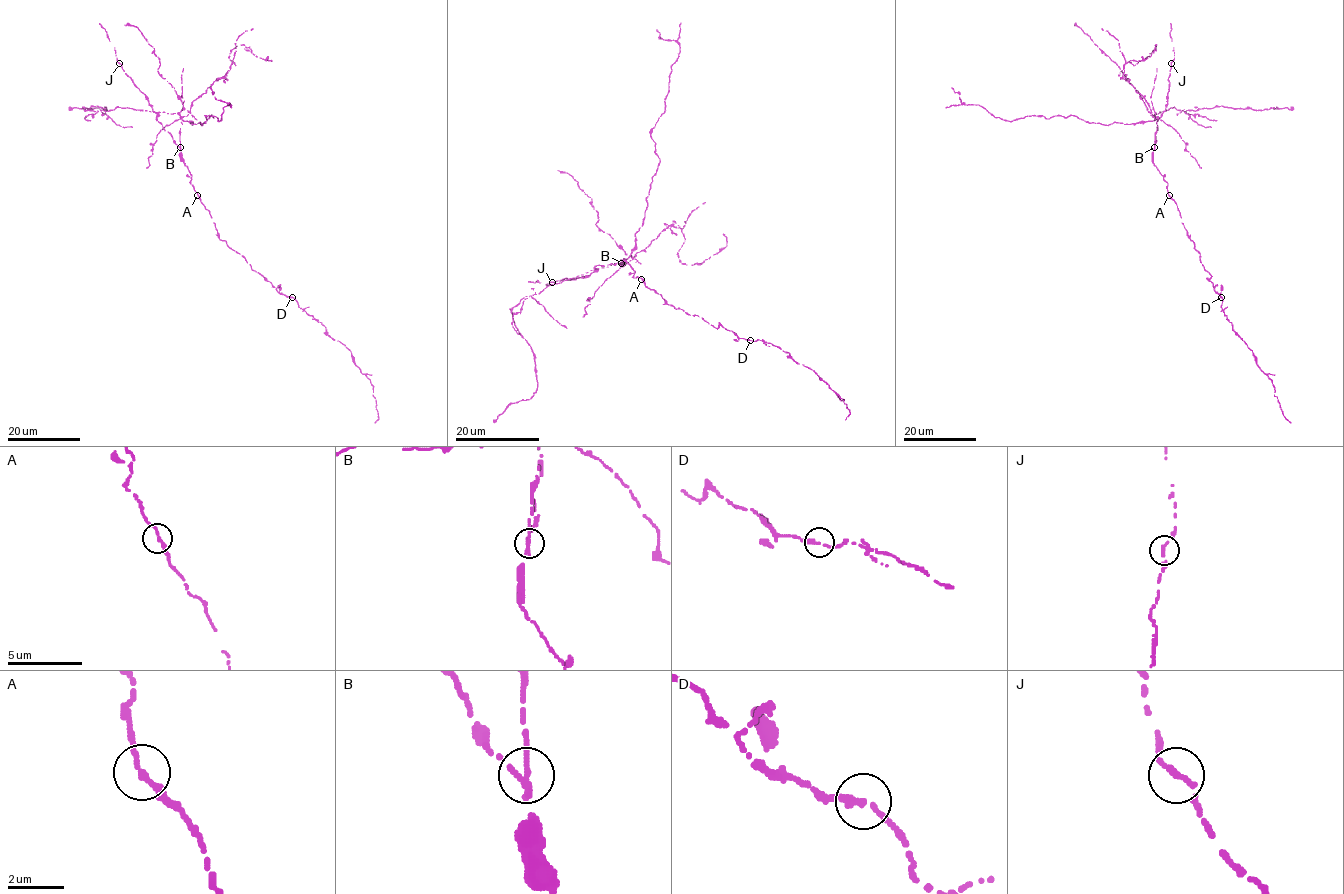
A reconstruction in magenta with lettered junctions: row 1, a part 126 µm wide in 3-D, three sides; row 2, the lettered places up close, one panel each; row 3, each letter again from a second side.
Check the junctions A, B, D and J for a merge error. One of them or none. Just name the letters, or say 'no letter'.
B

